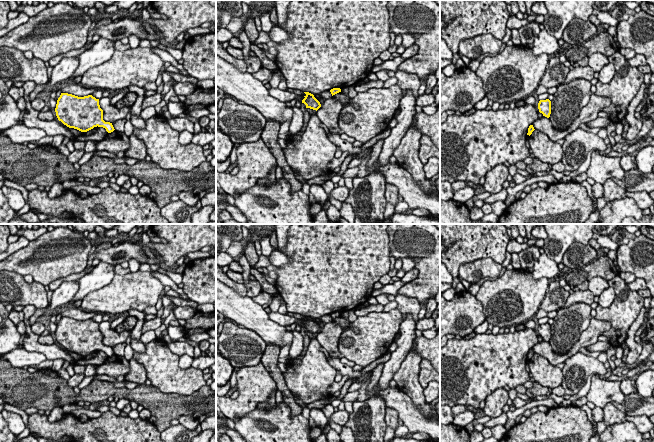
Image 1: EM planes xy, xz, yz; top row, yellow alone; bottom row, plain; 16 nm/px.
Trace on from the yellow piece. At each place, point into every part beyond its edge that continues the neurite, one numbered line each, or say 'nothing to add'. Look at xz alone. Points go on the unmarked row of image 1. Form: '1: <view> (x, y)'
nothing to add

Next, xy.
nothing to add

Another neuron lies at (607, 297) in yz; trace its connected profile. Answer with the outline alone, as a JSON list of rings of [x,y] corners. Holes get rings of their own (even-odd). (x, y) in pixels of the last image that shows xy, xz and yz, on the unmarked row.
[[[609,286],[599,296],[598,304],[603,308],[607,308],[611,306],[611,304],[614,302],[614,299],[615,291],[611,286]]]

